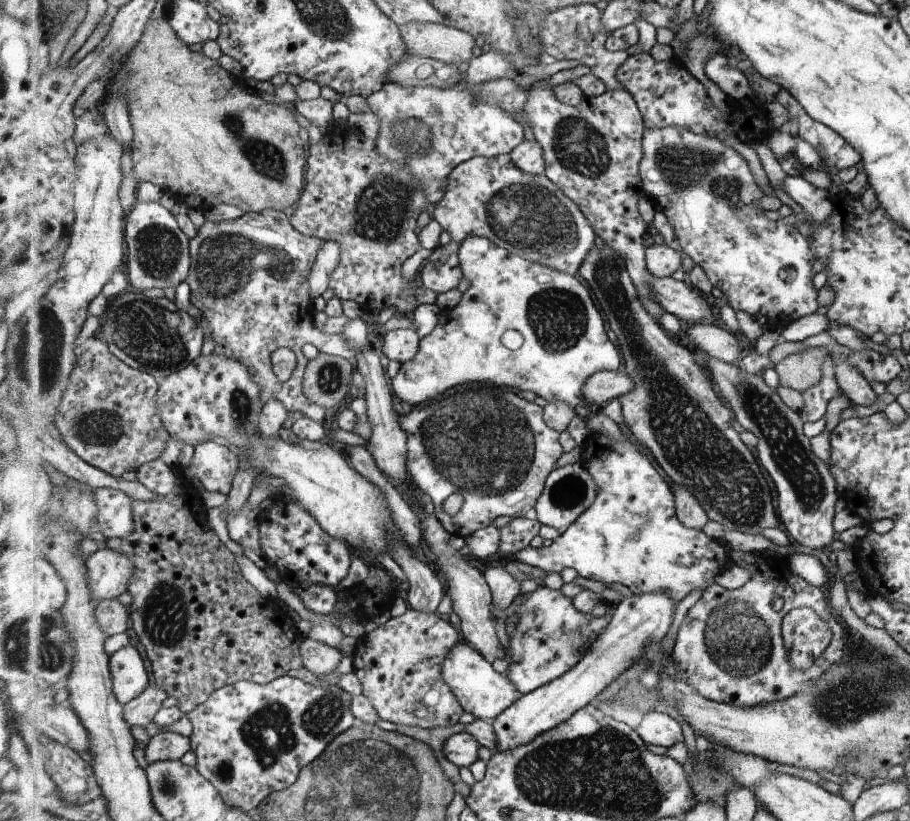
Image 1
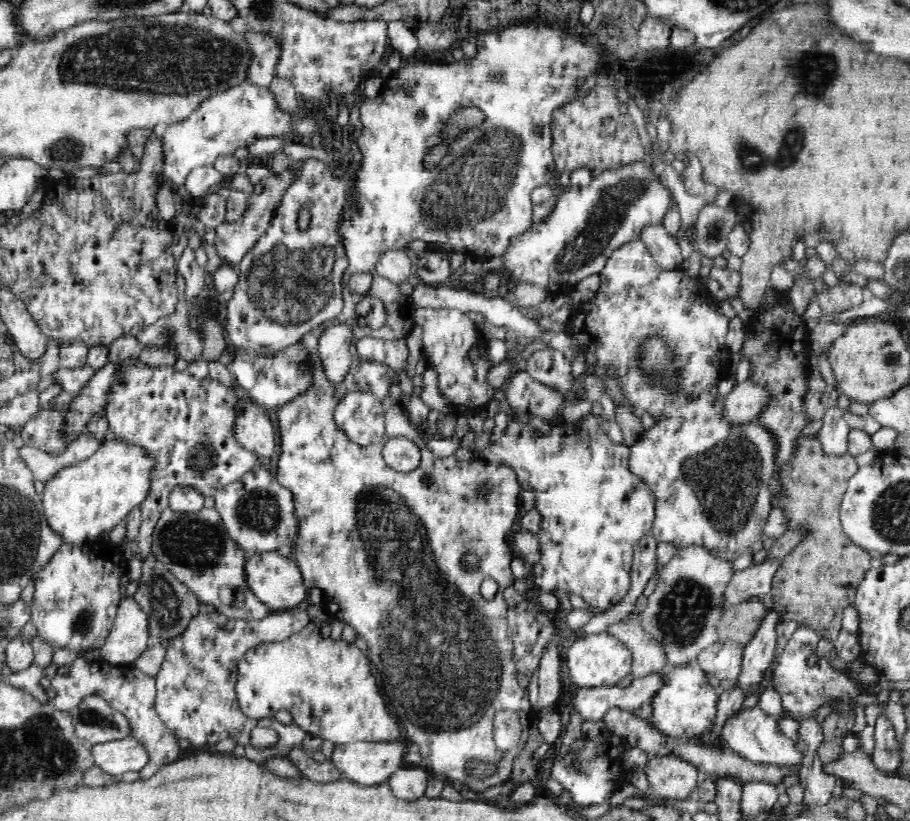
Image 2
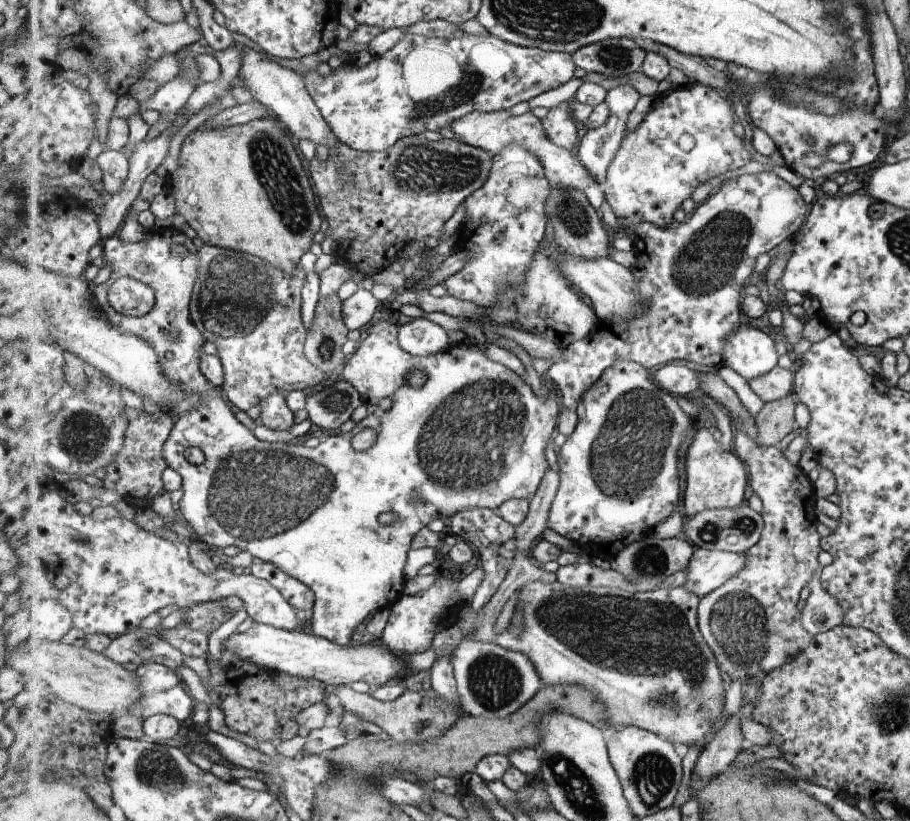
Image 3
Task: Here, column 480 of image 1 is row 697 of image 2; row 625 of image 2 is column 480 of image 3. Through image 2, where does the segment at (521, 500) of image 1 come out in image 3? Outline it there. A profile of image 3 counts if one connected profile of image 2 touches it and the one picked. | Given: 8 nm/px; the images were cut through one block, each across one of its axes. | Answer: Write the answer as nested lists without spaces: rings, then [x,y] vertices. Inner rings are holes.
[[[172,228],[152,230],[152,235],[149,240],[143,242],[136,242],[135,244],[130,242],[123,242],[118,236],[111,237],[102,241],[102,246],[105,248],[104,259],[106,263],[110,264],[112,272],[110,277],[104,283],[101,283],[97,287],[93,288],[94,296],[98,300],[101,308],[106,313],[108,320],[119,328],[119,332],[123,334],[135,334],[139,338],[143,338],[153,346],[153,350],[157,352],[159,360],[161,360],[161,366],[165,370],[165,376],[171,380],[171,382],[181,382],[185,386],[185,392],[191,396],[191,394],[199,394],[203,400],[197,408],[192,408],[190,411],[178,416],[175,421],[175,426],[165,442],[164,446],[164,459],[167,461],[169,467],[177,470],[183,477],[183,496],[181,498],[181,514],[188,524],[193,528],[198,538],[206,542],[210,547],[211,551],[219,551],[219,549],[225,548],[227,545],[235,545],[240,550],[246,550],[250,552],[254,557],[254,560],[261,559],[265,562],[273,562],[277,568],[281,568],[283,572],[287,572],[289,576],[301,580],[301,582],[307,584],[311,590],[315,593],[316,601],[313,610],[313,620],[308,627],[309,631],[321,638],[327,638],[337,644],[347,645],[353,641],[353,634],[357,632],[357,628],[373,614],[377,614],[379,610],[383,608],[390,608],[392,604],[395,604],[403,592],[405,592],[405,567],[408,564],[409,551],[411,550],[411,544],[415,540],[415,536],[423,530],[426,526],[429,526],[433,520],[441,520],[445,525],[449,525],[451,520],[447,512],[453,512],[451,510],[451,492],[465,492],[465,490],[475,490],[475,492],[481,492],[481,496],[485,498],[485,494],[489,494],[489,500],[479,502],[479,506],[483,507],[483,504],[489,504],[489,508],[497,511],[501,508],[505,502],[513,499],[529,500],[531,502],[541,486],[543,477],[549,470],[549,462],[547,462],[547,456],[545,456],[545,450],[551,442],[551,438],[556,433],[556,420],[555,420],[555,407],[552,405],[552,401],[543,401],[539,399],[531,390],[531,386],[527,384],[524,378],[520,378],[511,368],[507,368],[499,362],[495,362],[479,348],[479,345],[472,344],[468,340],[463,344],[455,344],[455,346],[448,347],[445,351],[441,351],[431,357],[419,357],[413,356],[412,353],[408,353],[406,350],[401,348],[399,344],[399,327],[395,324],[389,324],[389,320],[380,320],[369,328],[368,335],[360,340],[358,347],[355,352],[347,359],[344,366],[343,372],[340,379],[348,382],[351,386],[354,386],[361,395],[363,402],[366,407],[366,416],[359,422],[355,423],[354,427],[343,434],[334,434],[327,438],[320,440],[319,444],[310,448],[301,444],[288,444],[288,443],[271,443],[267,441],[257,440],[253,436],[253,432],[243,426],[237,418],[235,418],[236,409],[232,406],[229,400],[223,400],[223,395],[215,390],[215,385],[209,382],[203,372],[201,372],[201,360],[205,354],[205,344],[207,339],[202,333],[202,328],[199,328],[192,319],[190,311],[190,303],[192,302],[193,290],[195,289],[196,282],[199,280],[199,253],[198,244],[194,242],[194,239],[185,236],[180,231],[173,230]],[[173,244],[179,244],[179,246],[188,246],[189,254],[185,258],[179,258],[173,254]],[[121,277],[133,277],[148,283],[155,290],[156,302],[153,306],[153,310],[141,317],[131,317],[119,314],[108,300],[108,290],[111,284],[115,284]],[[411,368],[419,368],[421,372],[425,372],[427,376],[427,382],[419,388],[413,388],[407,384],[407,374]],[[381,400],[390,400],[391,408],[389,410],[381,410],[379,408],[379,402]],[[364,428],[372,428],[379,432],[379,438],[377,442],[369,448],[369,450],[355,450],[352,444],[352,438],[358,432],[361,432]],[[189,448],[199,448],[204,453],[204,463],[190,464],[187,462],[187,458],[183,456],[185,450]],[[383,512],[392,512],[397,518],[394,526],[385,526],[379,522],[379,516]]]

